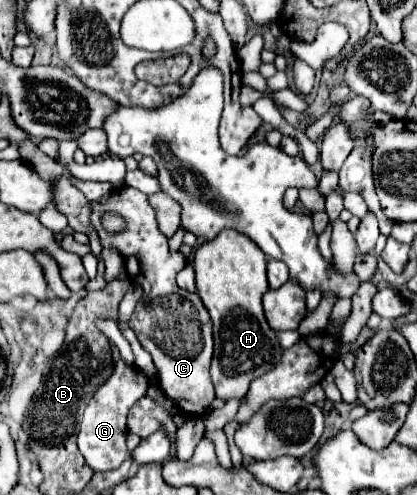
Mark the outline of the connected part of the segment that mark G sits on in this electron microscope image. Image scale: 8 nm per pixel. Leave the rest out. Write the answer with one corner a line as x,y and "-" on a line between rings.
123,359
115,363
115,369
111,377
95,391
93,399
89,401
83,421
81,421
81,431
79,431
79,451
85,457
85,461
93,467
93,471
109,471
117,469
129,455
129,449
125,445
127,437
127,413
129,409
147,393
149,379
147,375
135,367
127,365

